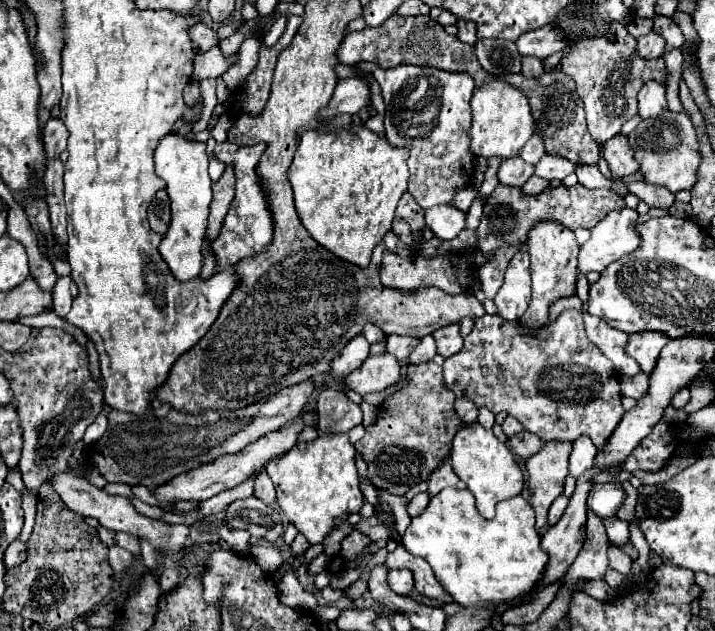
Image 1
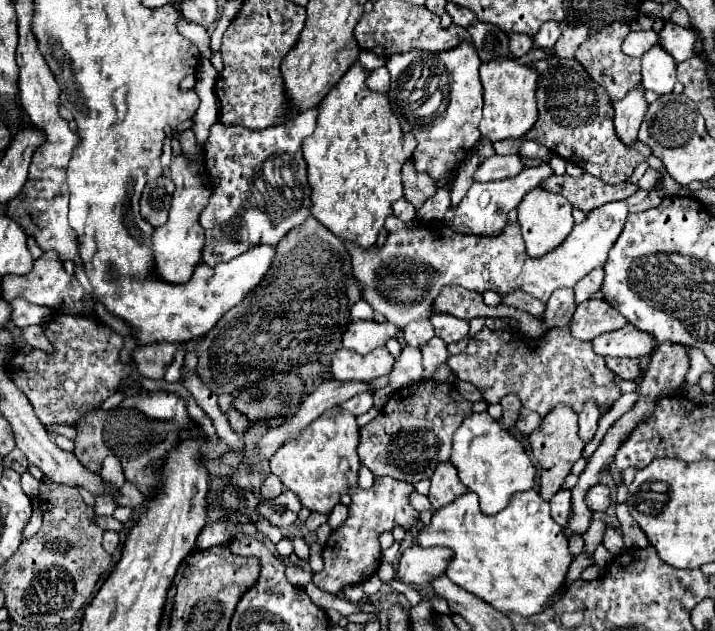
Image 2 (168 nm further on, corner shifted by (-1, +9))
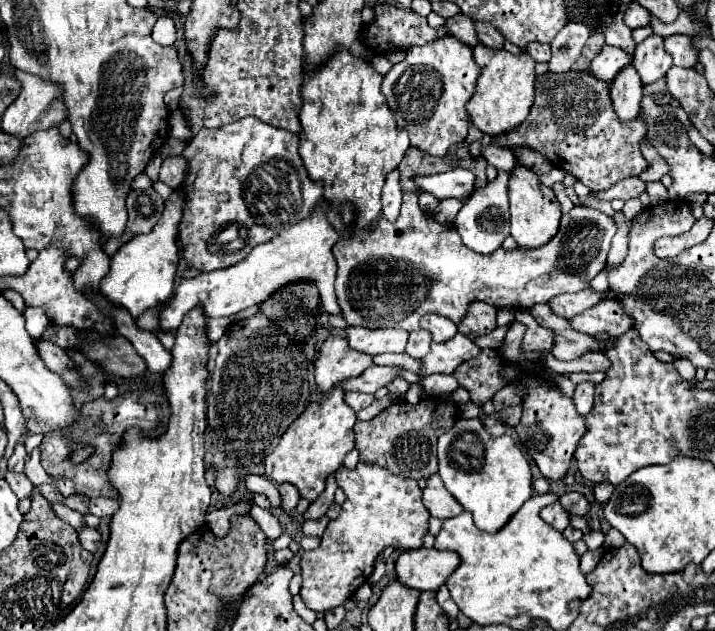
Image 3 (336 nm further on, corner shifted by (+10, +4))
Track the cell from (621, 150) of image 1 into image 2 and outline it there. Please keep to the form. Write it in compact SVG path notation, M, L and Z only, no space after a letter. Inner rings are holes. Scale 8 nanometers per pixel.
M642 87L632 89L632 93L628 93L628 97L620 99L614 105L616 133L626 145L632 145L636 141L636 135L638 135L638 129L640 129L640 123L644 119L646 109L648 109L648 103L644 99Z

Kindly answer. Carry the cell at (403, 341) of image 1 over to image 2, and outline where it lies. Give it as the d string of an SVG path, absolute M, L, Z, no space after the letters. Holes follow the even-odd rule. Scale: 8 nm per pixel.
M422 319L422 321L412 321L406 325L404 329L404 339L408 345L412 347L424 347L430 339L434 337L434 329L432 329L432 323L428 319Z

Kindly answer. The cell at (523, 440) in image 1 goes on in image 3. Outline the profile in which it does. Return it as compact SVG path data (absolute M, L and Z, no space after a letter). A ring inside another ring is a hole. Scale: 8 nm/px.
M521 406L503 408L503 410L499 412L499 418L501 418L501 422L505 422L507 426L517 426L519 420L521 420Z

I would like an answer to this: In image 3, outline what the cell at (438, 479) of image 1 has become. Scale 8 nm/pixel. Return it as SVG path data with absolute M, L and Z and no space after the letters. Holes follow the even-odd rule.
M433 474L427 480L427 486L423 490L423 504L431 516L441 518L441 520L463 512L463 506L449 494L449 490L445 490L439 474Z

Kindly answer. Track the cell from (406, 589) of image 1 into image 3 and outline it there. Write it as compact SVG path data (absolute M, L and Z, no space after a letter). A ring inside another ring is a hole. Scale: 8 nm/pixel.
M433 548L403 550L395 562L397 580L419 592L437 590L459 566L459 558L453 552L439 552Z

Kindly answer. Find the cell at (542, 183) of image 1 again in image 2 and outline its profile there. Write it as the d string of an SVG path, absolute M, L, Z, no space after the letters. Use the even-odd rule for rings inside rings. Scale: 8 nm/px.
M542 163L538 167L526 167L526 169L522 169L516 177L508 177L508 179L492 181L492 183L474 183L470 187L470 191L466 193L466 197L462 199L462 203L456 209L448 209L446 211L444 223L448 227L456 229L458 233L480 235L480 237L496 237L508 225L508 213L518 207L518 203L522 201L522 197L528 191L532 191L534 187L538 187L544 179L552 177L552 175L554 175L554 171L550 169L550 165Z

